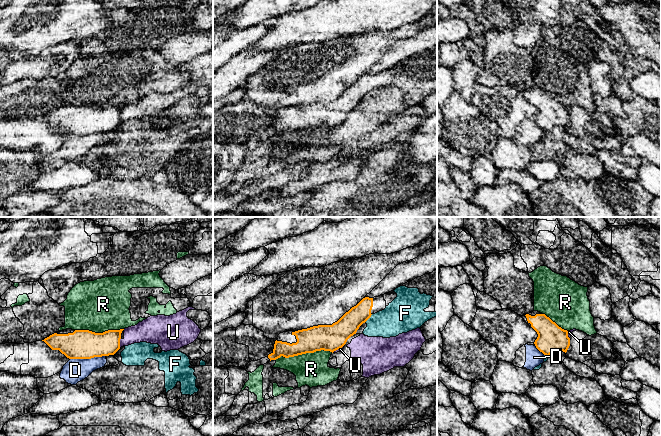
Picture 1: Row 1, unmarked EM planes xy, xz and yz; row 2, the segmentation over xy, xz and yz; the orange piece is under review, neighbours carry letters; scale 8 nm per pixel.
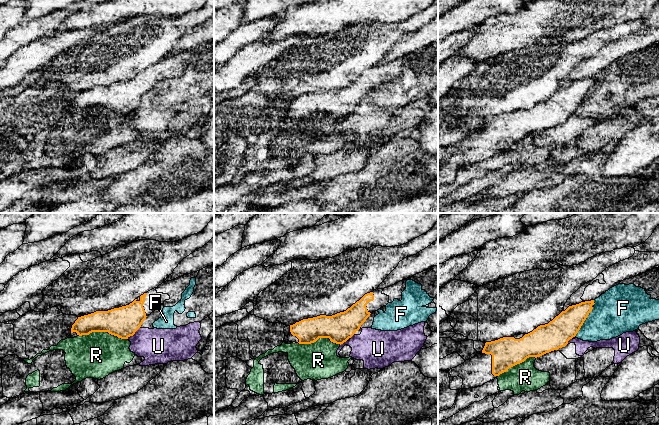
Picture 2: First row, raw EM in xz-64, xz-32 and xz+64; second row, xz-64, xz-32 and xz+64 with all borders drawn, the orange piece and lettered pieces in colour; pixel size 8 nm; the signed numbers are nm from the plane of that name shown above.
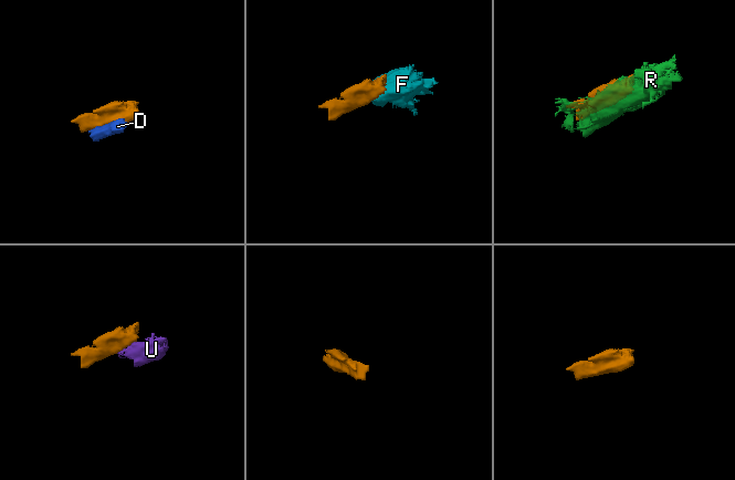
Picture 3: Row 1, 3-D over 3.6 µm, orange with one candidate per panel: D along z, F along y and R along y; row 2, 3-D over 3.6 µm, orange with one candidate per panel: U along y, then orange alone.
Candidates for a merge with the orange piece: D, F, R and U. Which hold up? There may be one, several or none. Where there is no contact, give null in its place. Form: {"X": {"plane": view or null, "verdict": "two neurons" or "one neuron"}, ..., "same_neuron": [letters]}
{"D": {"plane": "xy", "verdict": "two neurons"}, "F": {"plane": "xz", "verdict": "two neurons"}, "R": {"plane": "xz", "verdict": "two neurons"}, "U": {"plane": "xy", "verdict": "two neurons"}, "same_neuron": []}

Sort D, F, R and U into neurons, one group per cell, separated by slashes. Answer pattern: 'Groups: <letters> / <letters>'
Groups: D / F / R / U

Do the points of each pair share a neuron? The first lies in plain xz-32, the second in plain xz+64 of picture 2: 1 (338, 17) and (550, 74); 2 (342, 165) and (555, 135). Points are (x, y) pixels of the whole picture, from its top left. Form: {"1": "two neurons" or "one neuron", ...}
{"1": "two neurons", "2": "two neurons"}

